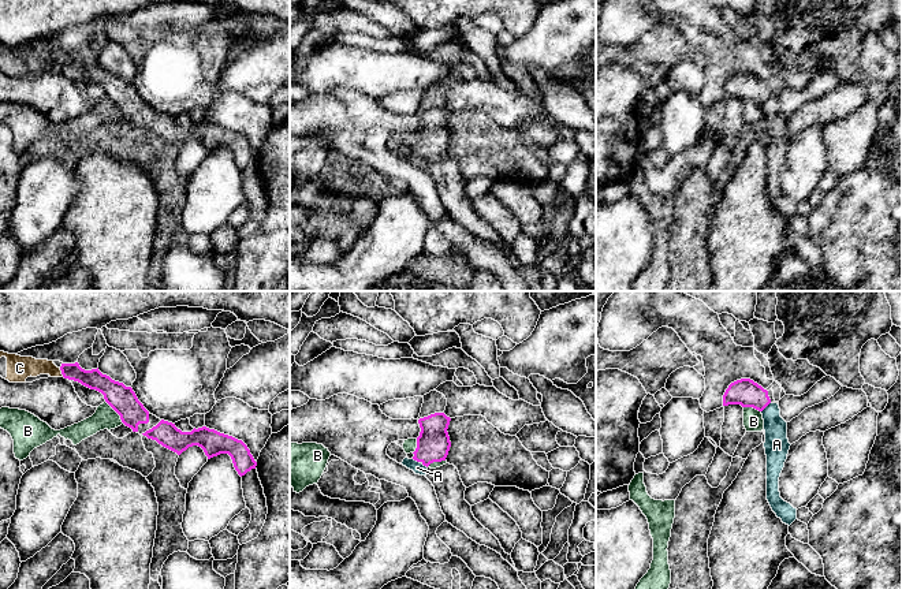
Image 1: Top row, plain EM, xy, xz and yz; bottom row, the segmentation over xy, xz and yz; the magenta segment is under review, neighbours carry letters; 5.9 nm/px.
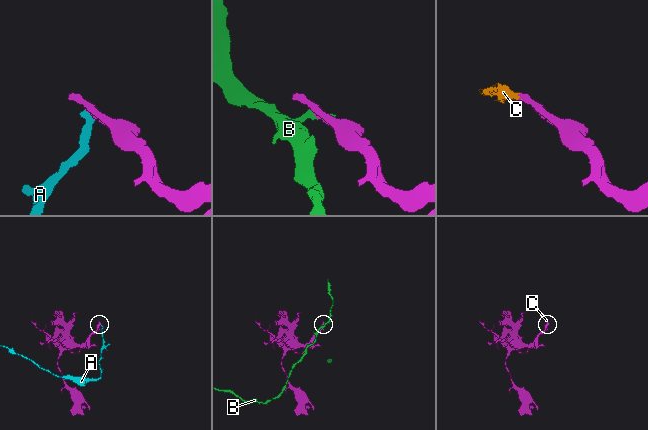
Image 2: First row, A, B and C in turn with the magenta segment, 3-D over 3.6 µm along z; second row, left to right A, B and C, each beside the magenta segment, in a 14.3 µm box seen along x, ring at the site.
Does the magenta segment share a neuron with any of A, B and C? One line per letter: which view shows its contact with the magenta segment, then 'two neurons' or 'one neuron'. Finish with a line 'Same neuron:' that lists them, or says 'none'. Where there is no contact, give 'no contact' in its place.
A: meets magenta in yz; two neurons
B: meets magenta in xy; two neurons
C: meets magenta in xy; one neuron
Same neuron: C

